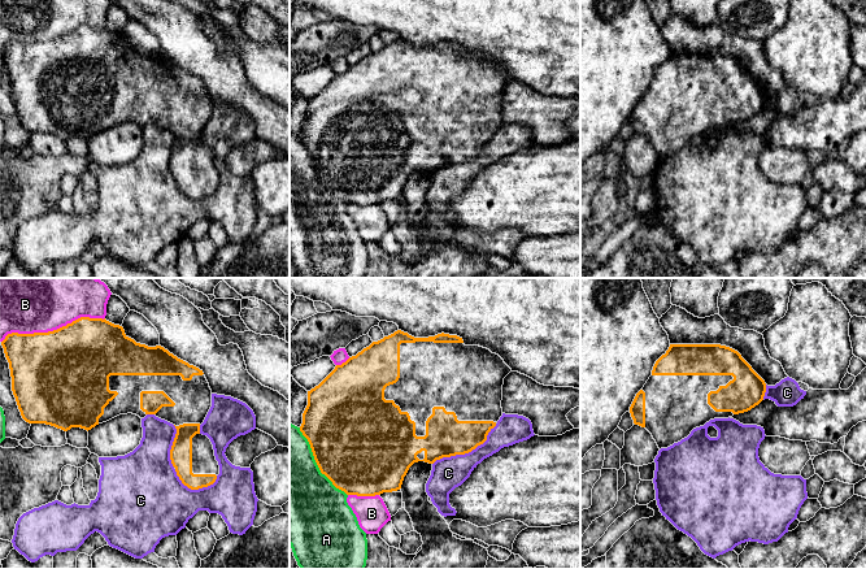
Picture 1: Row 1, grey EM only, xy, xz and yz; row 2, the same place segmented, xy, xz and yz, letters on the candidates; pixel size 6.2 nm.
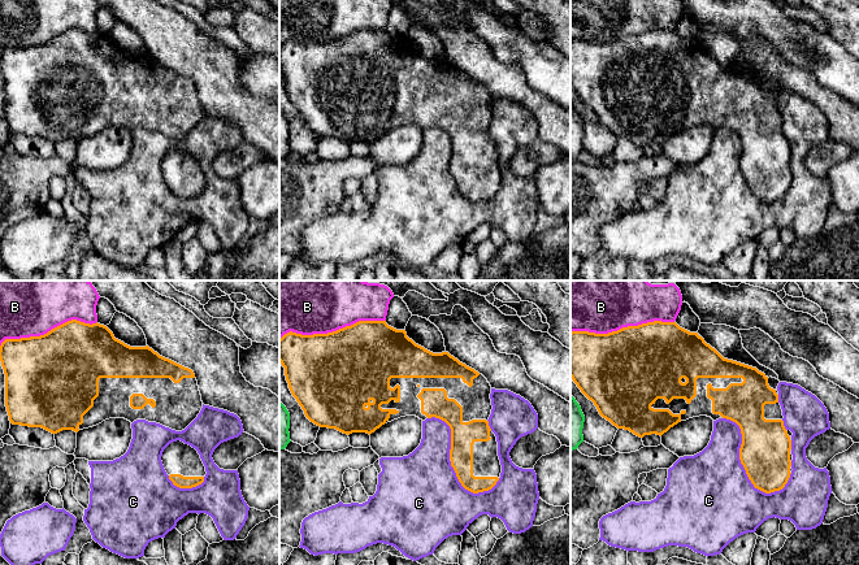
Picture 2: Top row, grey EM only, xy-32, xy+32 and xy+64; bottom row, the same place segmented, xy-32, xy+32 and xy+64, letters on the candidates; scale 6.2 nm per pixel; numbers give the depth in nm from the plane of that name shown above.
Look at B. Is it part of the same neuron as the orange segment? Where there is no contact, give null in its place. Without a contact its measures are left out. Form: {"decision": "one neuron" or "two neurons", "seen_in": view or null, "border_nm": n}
{"decision": "two neurons", "seen_in": "xy", "border_nm": 650}

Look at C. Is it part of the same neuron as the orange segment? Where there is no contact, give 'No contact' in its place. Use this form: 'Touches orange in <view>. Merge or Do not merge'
Touches orange in xz. Do not merge

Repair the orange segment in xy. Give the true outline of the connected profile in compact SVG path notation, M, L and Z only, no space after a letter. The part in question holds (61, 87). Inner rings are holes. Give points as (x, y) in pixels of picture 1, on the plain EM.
M80 26L66 35L48 42L12 42L1 51L9 71L12 100L22 127L29 133L45 133L64 140L71 136L91 139L119 123L132 122L144 127L147 123L173 133L177 143L170 158L170 169L184 195L199 199L213 194L219 183L210 148L200 142L212 116L212 99L199 77L178 68L161 55L148 56L136 52L125 43L119 34L105 27Z

